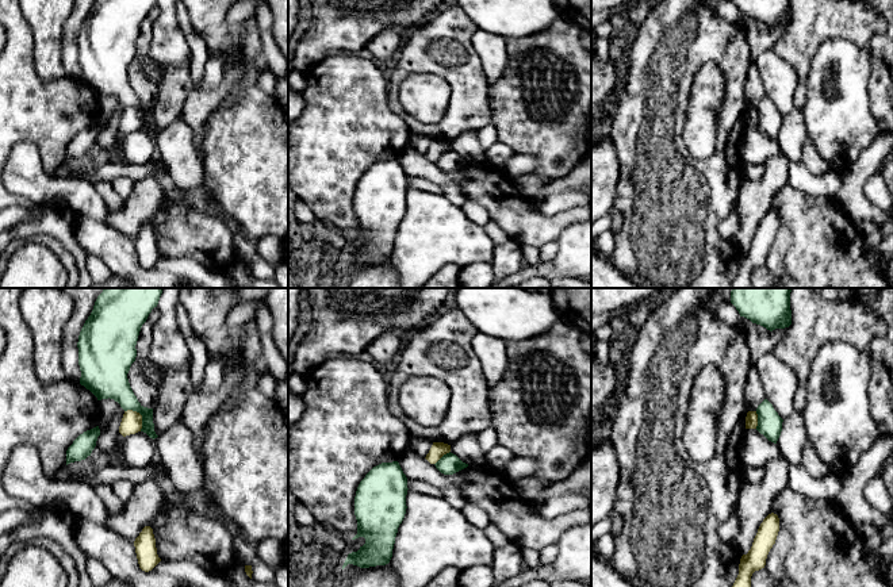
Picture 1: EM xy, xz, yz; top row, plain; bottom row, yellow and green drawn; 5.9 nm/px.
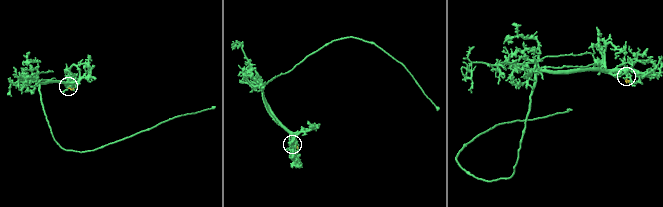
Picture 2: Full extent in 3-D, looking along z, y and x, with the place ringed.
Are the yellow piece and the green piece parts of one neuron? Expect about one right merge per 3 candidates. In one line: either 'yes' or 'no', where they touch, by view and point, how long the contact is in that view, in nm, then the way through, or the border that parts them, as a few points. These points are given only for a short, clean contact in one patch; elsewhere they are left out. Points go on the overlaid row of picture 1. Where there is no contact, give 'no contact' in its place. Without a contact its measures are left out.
no; contact xy (141, 415); length 160 nm; border xy (125, 410), (135, 410), (141, 415), (141, 430)

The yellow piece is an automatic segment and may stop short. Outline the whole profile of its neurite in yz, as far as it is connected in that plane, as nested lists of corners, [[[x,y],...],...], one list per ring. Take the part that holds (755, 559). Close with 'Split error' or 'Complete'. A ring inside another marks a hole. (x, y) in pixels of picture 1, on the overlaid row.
[[[769,514],[760,523],[747,555],[743,555],[739,564],[739,575],[732,587],[751,587],[751,576],[755,571],[764,568],[766,559],[775,544],[779,532],[779,518]]]. Complete

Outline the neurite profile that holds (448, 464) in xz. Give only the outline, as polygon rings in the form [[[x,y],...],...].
[[[451,452],[444,454],[434,465],[444,475],[453,475],[468,467],[468,464]]]

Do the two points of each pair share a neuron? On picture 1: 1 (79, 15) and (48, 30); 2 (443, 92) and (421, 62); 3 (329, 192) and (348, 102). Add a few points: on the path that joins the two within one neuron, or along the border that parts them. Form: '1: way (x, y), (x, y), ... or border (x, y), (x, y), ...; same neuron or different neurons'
1: border (69, 14), (61, 35), (61, 53); different neurons
2: border (399, 85), (410, 75), (434, 73), (452, 95); different neurons
3: way (329, 169), (333, 142), (347, 125); same neuron

